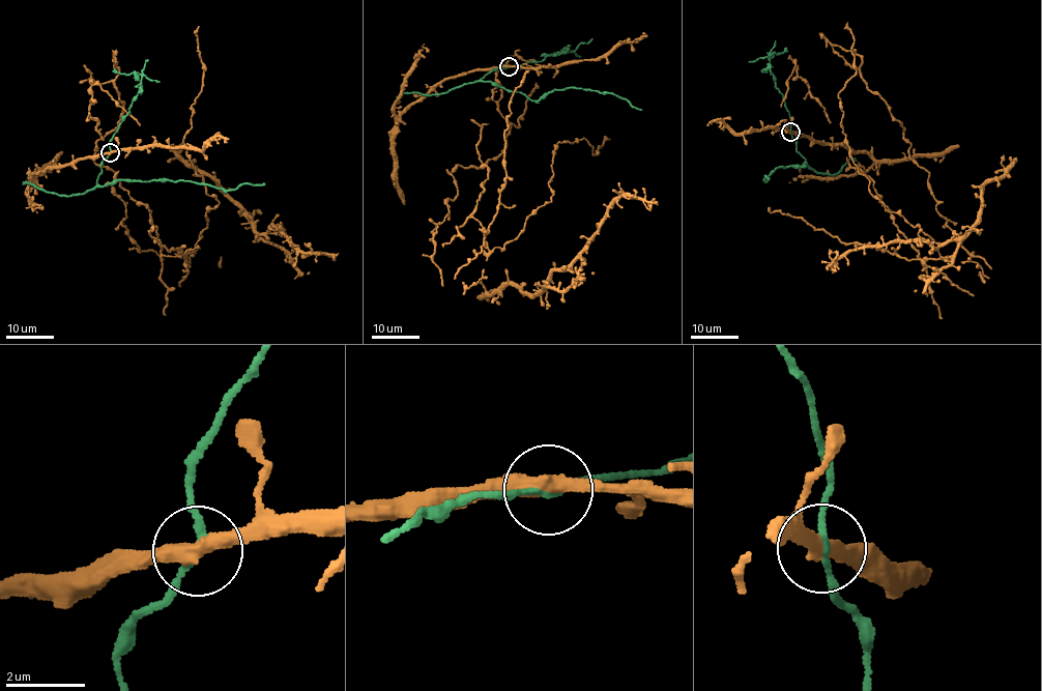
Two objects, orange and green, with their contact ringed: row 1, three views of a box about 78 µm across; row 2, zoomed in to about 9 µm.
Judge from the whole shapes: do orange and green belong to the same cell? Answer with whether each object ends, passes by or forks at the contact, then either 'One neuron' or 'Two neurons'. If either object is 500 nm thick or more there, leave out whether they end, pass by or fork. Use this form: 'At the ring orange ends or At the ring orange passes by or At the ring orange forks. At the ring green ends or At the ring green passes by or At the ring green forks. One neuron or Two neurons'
At the ring orange passes by. At the ring green passes by. Two neurons

